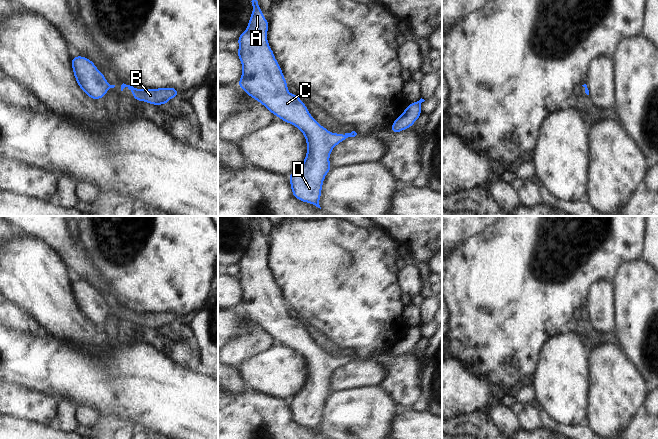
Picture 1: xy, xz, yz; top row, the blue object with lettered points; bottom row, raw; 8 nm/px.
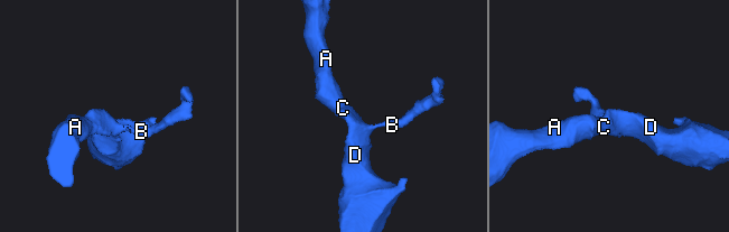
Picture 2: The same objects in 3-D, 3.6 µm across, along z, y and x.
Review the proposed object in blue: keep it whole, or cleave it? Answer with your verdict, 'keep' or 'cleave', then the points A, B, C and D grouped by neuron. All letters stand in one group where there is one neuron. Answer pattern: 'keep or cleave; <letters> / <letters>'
keep; A B C D

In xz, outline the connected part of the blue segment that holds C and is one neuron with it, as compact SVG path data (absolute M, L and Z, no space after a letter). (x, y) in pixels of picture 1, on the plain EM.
M252 222L253 235L248 251L237 263L237 279L242 288L238 309L250 321L259 325L273 339L296 350L305 360L307 378L301 390L289 399L293 420L299 425L320 432L319 423L326 398L332 393L329 381L332 373L357 357L331 357L309 337L299 319L291 318L279 287L267 265L269 246L258 225Z

